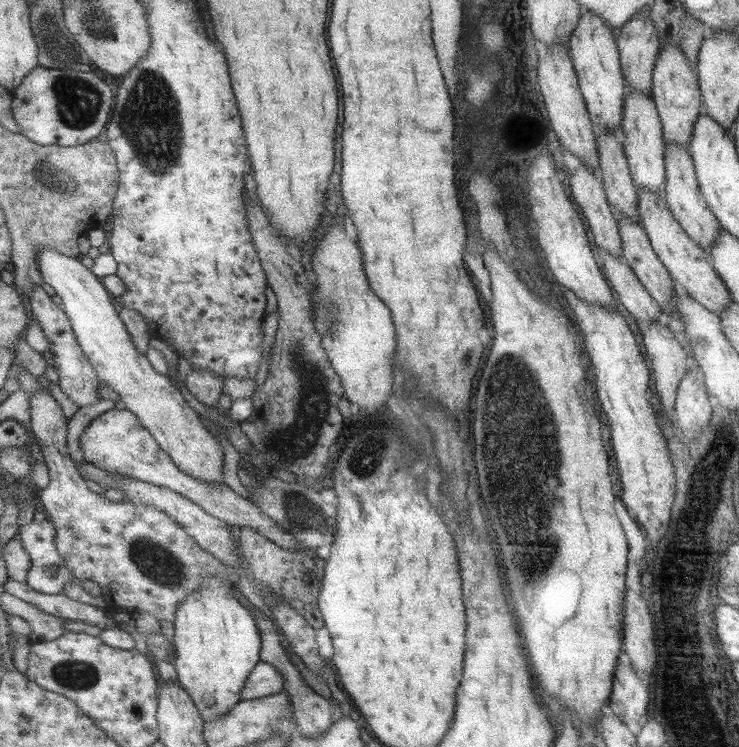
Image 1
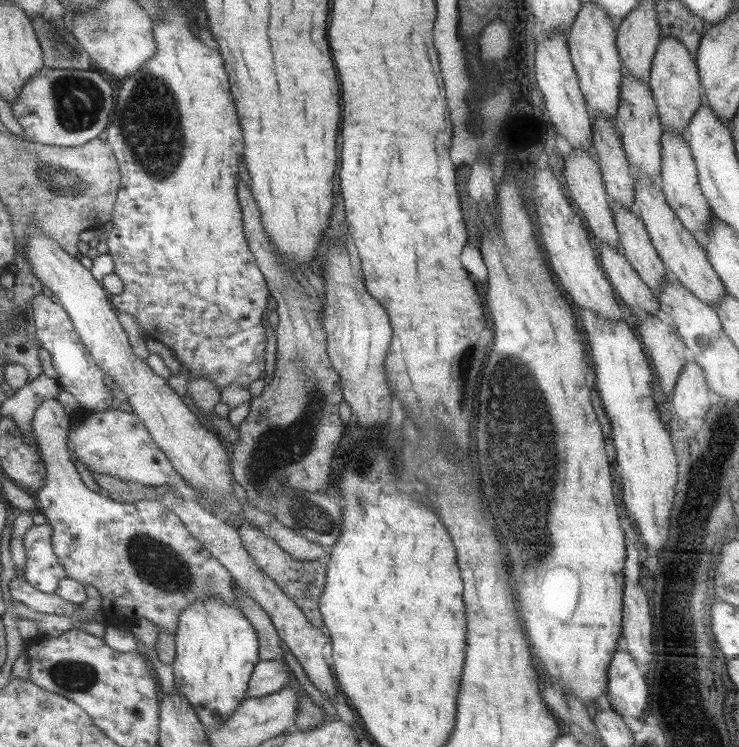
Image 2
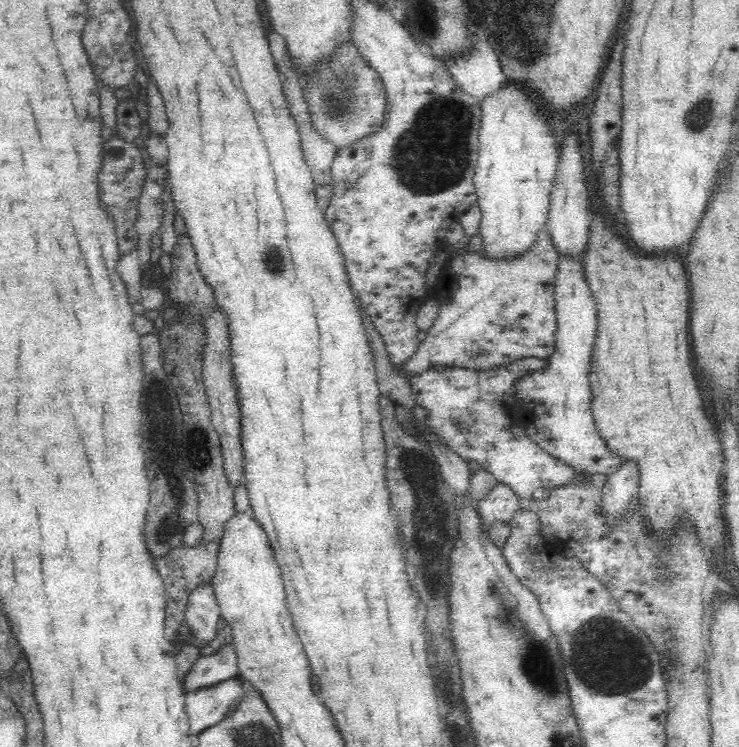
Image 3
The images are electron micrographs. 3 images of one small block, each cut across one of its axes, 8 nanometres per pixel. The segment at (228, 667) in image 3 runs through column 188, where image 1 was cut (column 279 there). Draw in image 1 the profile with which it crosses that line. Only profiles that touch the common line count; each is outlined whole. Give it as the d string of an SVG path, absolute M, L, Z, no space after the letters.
M262 661L247 682L243 700L281 693L286 683L284 673L275 664Z

